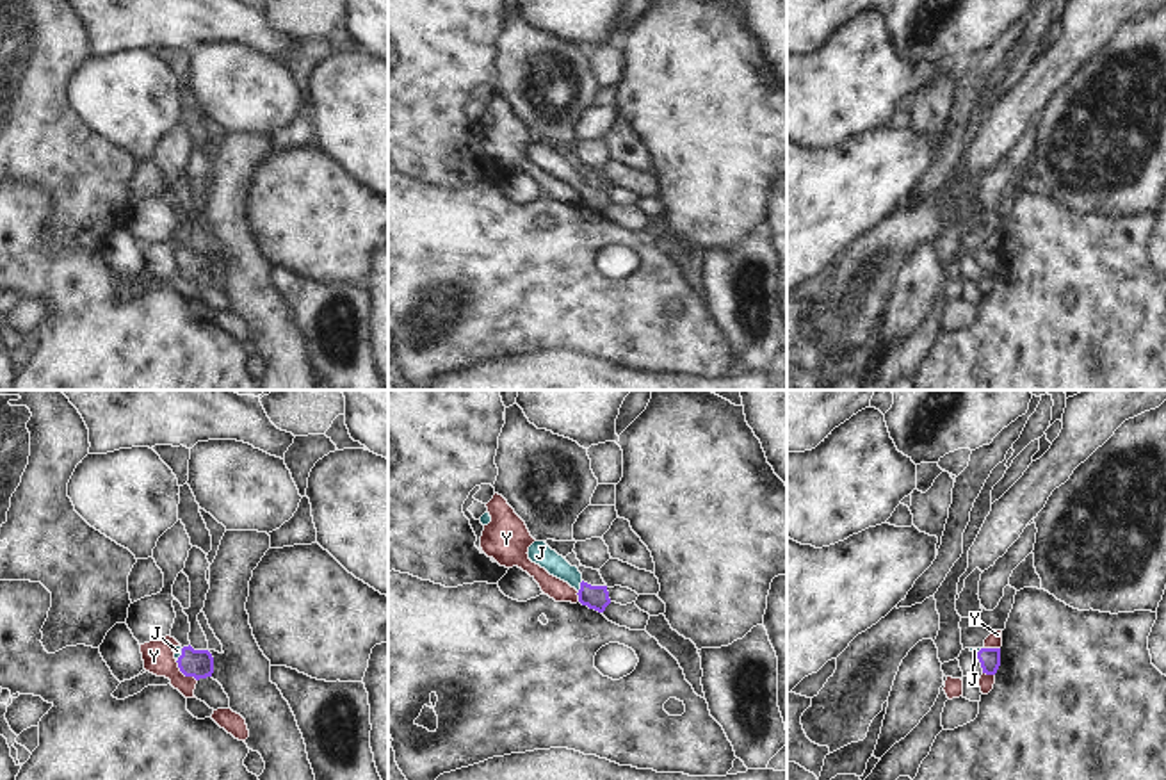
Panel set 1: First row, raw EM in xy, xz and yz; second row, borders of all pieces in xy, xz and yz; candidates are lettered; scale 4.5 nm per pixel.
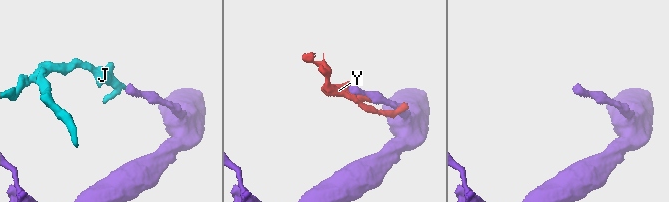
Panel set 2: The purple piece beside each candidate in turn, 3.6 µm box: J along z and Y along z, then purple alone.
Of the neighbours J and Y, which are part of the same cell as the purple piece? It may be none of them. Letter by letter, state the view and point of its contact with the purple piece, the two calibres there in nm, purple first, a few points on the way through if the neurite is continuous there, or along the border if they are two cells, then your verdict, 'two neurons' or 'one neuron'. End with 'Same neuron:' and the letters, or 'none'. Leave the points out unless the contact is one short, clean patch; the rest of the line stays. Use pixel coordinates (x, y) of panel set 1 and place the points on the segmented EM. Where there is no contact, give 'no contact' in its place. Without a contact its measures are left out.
J: meets purple in xz at (581, 586); 110 nm thick on the purple side, 100 nm on the other; runs through xz (595, 597), (581, 586), (540, 552); one neuron
Y: meets purple in xy at (184, 674); 130 nm thick on the purple side, 140 nm on the other; two neurons
Same neuron: J

